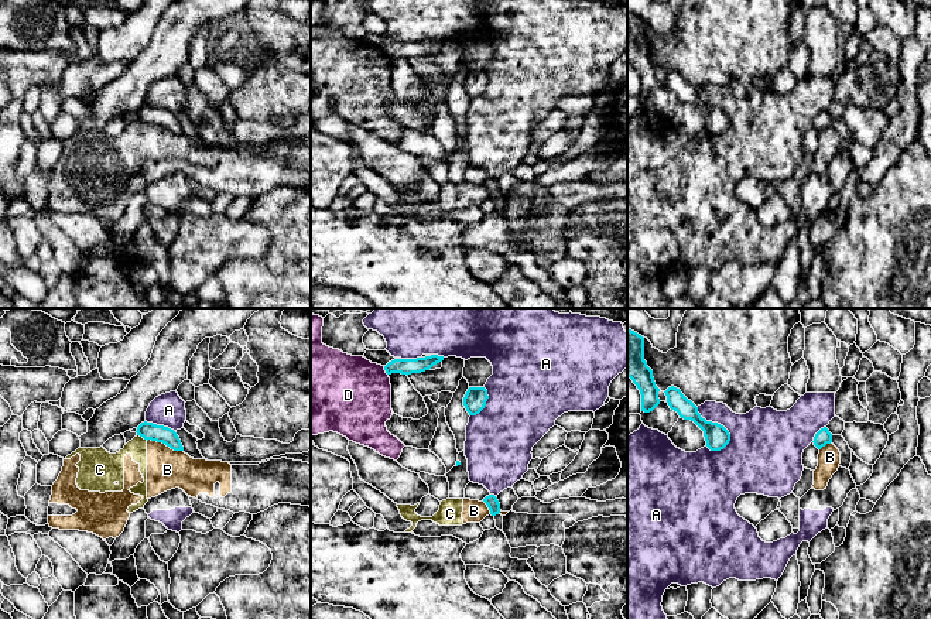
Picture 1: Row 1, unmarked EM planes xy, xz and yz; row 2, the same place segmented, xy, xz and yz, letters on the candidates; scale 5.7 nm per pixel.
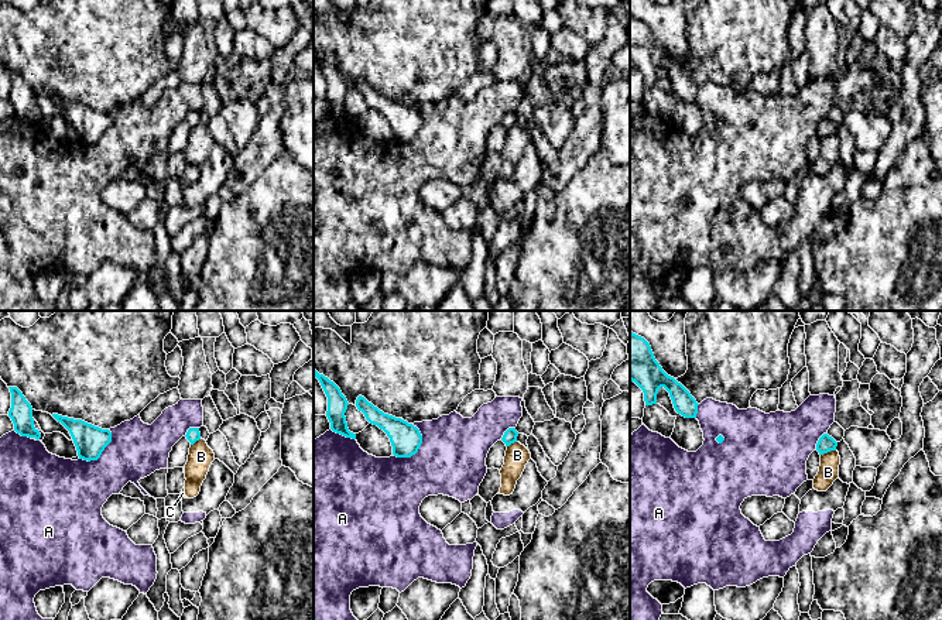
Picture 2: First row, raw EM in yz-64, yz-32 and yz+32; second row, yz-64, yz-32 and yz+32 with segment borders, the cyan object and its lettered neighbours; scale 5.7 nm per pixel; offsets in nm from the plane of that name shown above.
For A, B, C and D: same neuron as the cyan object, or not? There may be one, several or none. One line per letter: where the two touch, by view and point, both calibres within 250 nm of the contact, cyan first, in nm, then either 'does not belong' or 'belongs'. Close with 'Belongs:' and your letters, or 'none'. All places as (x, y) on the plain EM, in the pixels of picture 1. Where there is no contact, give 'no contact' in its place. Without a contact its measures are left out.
A: yz (719, 108) | 140/360 nm | does not belong
B: xy (165, 127) | 100/220 nm | does not belong
C: xy (143, 120) | 100/160 nm | does not belong
D: xz (384, 52) | 100/440 nm | does not belong
Belongs: none

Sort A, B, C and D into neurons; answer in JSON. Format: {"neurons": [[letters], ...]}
{"neurons": [["A"], ["B", "C", "D"]]}

